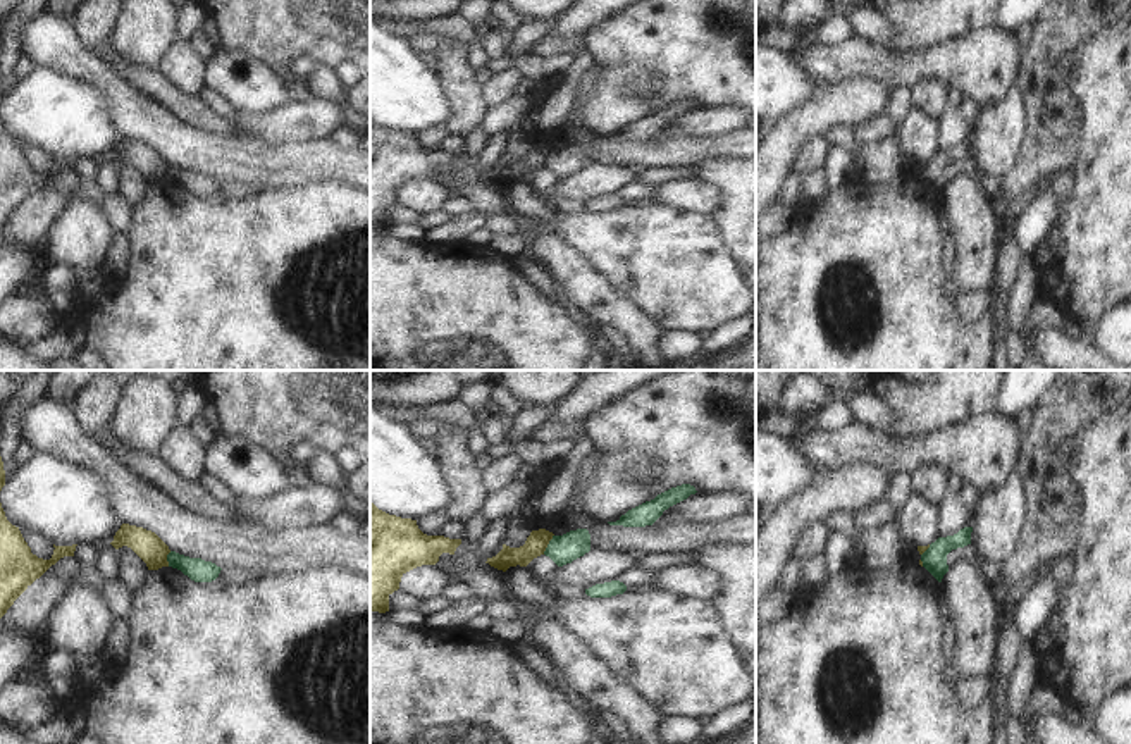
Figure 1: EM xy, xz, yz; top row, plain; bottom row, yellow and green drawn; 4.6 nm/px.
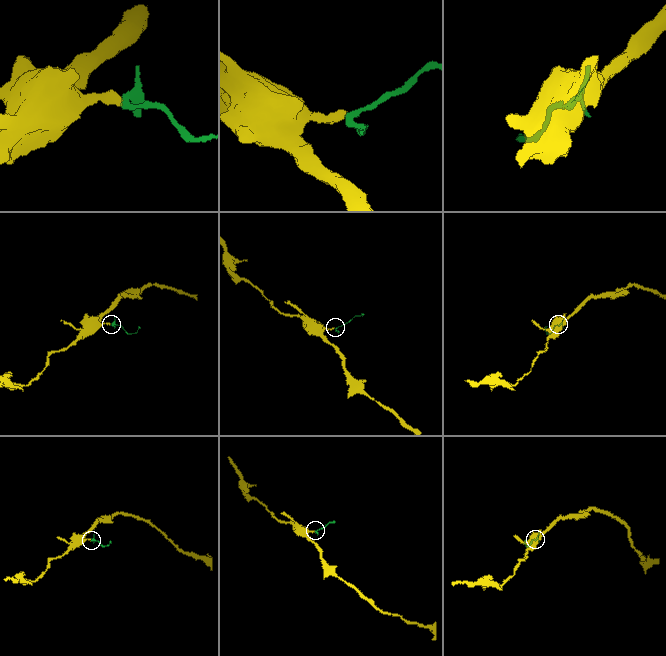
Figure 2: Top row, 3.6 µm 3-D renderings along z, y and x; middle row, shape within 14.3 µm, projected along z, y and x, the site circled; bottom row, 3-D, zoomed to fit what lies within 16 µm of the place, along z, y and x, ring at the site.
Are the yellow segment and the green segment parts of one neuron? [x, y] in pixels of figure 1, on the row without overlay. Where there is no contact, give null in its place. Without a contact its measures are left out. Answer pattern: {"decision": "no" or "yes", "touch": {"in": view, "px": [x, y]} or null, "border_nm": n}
{"decision": "no", "touch": {"in": "xz", "px": [548, 157]}, "border_nm": 110}

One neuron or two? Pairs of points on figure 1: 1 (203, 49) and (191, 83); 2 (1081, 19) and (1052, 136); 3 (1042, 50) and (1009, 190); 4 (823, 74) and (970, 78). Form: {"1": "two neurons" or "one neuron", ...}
{"1": "two neurons", "2": "one neuron", "3": "one neuron", "4": "one neuron"}

